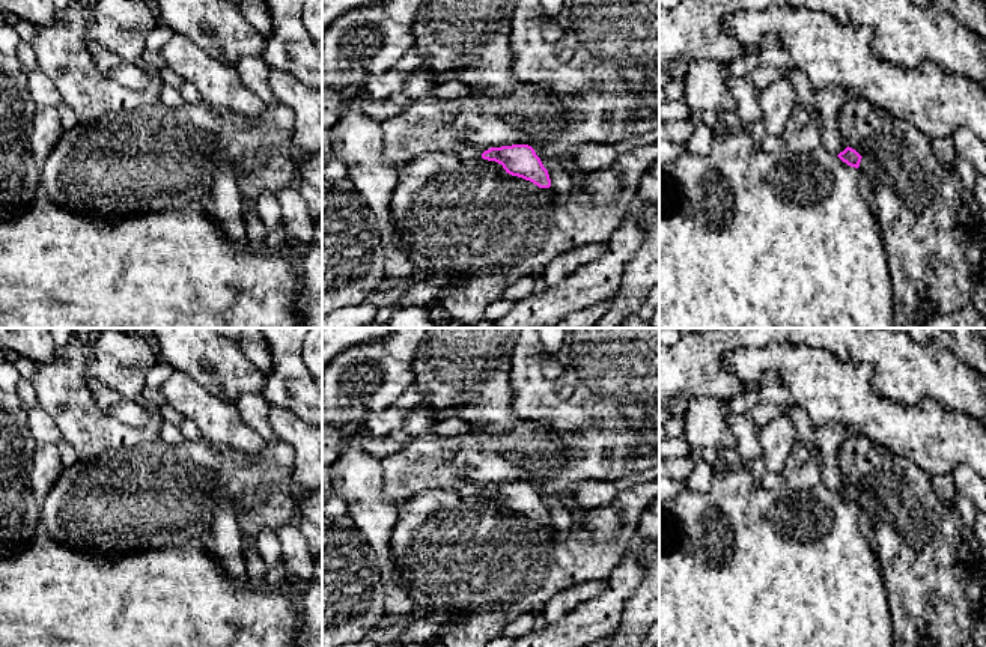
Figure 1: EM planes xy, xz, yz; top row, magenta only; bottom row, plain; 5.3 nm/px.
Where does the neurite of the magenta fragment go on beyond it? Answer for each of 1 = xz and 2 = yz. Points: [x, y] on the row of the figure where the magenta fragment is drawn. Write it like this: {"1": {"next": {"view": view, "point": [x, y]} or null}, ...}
{"1": {"next": null}, "2": {"next": {"view": "yz", "point": [866, 178]}}}

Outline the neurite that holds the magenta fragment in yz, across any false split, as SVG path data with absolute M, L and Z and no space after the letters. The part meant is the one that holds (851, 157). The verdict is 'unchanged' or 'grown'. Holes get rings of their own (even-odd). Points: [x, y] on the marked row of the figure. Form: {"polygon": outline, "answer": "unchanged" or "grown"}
{"polygon": "M846 147L843 152L837 155L843 163L846 163L851 167L855 167L860 170L860 188L864 197L869 200L872 209L875 205L875 182L872 169L869 166L867 158L861 156L855 149Z", "answer": "grown"}

